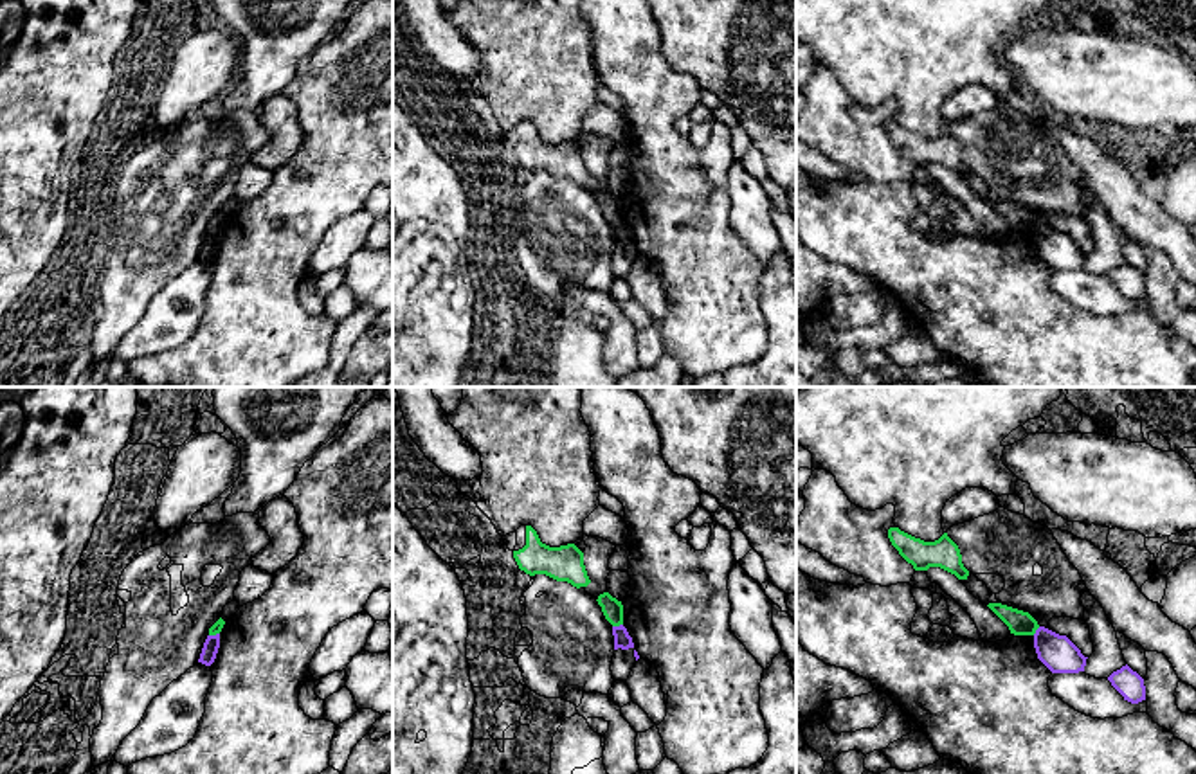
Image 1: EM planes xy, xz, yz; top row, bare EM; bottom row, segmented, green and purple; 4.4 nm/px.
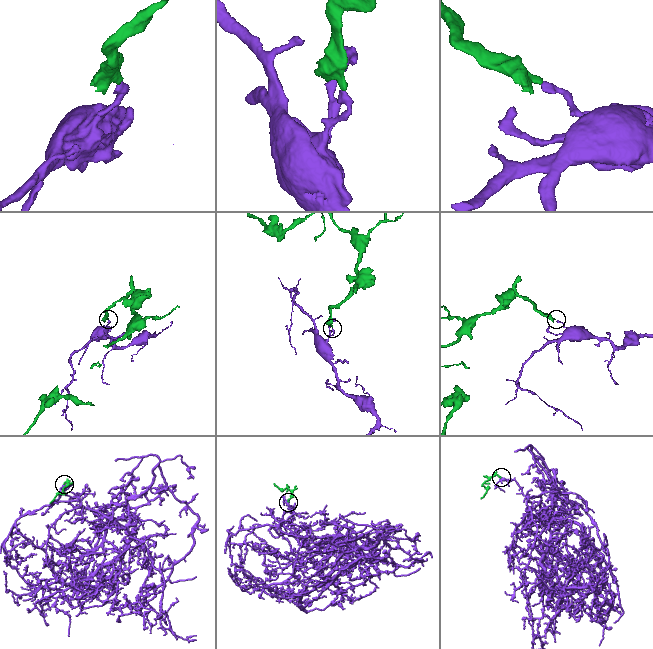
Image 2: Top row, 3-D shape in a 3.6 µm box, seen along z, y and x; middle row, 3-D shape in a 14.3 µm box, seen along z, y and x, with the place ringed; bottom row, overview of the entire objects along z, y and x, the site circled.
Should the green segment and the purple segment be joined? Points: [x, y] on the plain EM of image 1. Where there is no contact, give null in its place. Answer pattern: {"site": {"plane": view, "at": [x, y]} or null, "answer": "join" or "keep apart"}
{"site": {"plane": "xz", "at": [616, 222]}, "answer": "keep apart"}

